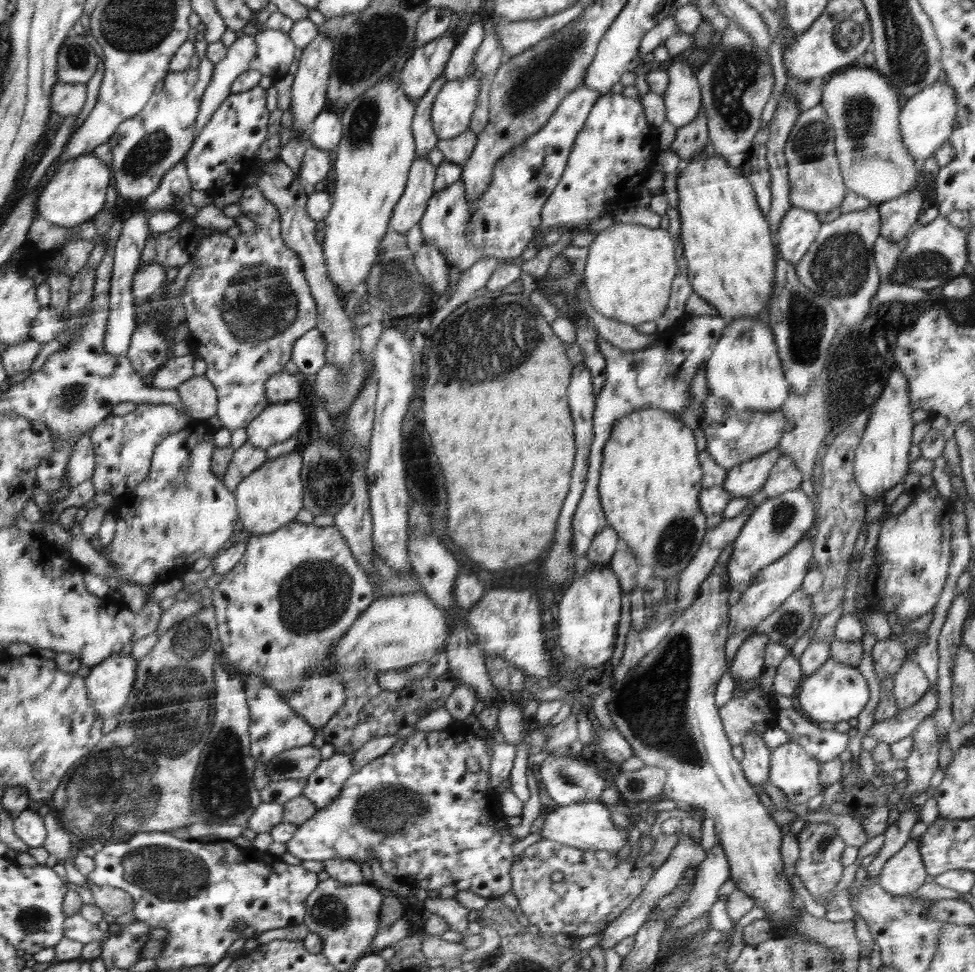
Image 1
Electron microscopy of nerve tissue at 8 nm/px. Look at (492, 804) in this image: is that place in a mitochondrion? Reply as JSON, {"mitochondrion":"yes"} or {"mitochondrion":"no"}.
{"mitochondrion":"no"}

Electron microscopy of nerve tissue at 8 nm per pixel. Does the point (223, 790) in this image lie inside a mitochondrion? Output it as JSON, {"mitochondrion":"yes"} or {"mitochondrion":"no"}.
{"mitochondrion":"yes"}

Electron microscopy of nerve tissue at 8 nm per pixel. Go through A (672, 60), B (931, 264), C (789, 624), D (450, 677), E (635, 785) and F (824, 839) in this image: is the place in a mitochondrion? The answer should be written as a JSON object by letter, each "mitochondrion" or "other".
{"A":"other","B":"mitochondrion","C":"mitochondrion","D":"other","E":"mitochondrion","F":"mitochondrion"}

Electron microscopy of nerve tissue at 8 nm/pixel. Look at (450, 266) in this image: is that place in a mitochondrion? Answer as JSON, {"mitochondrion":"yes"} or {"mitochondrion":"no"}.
{"mitochondrion":"no"}

